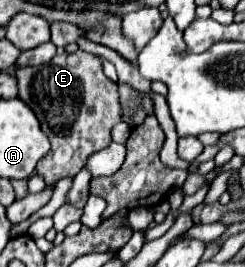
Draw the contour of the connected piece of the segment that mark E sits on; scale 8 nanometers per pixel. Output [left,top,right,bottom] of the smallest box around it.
[16,50,122,184]

